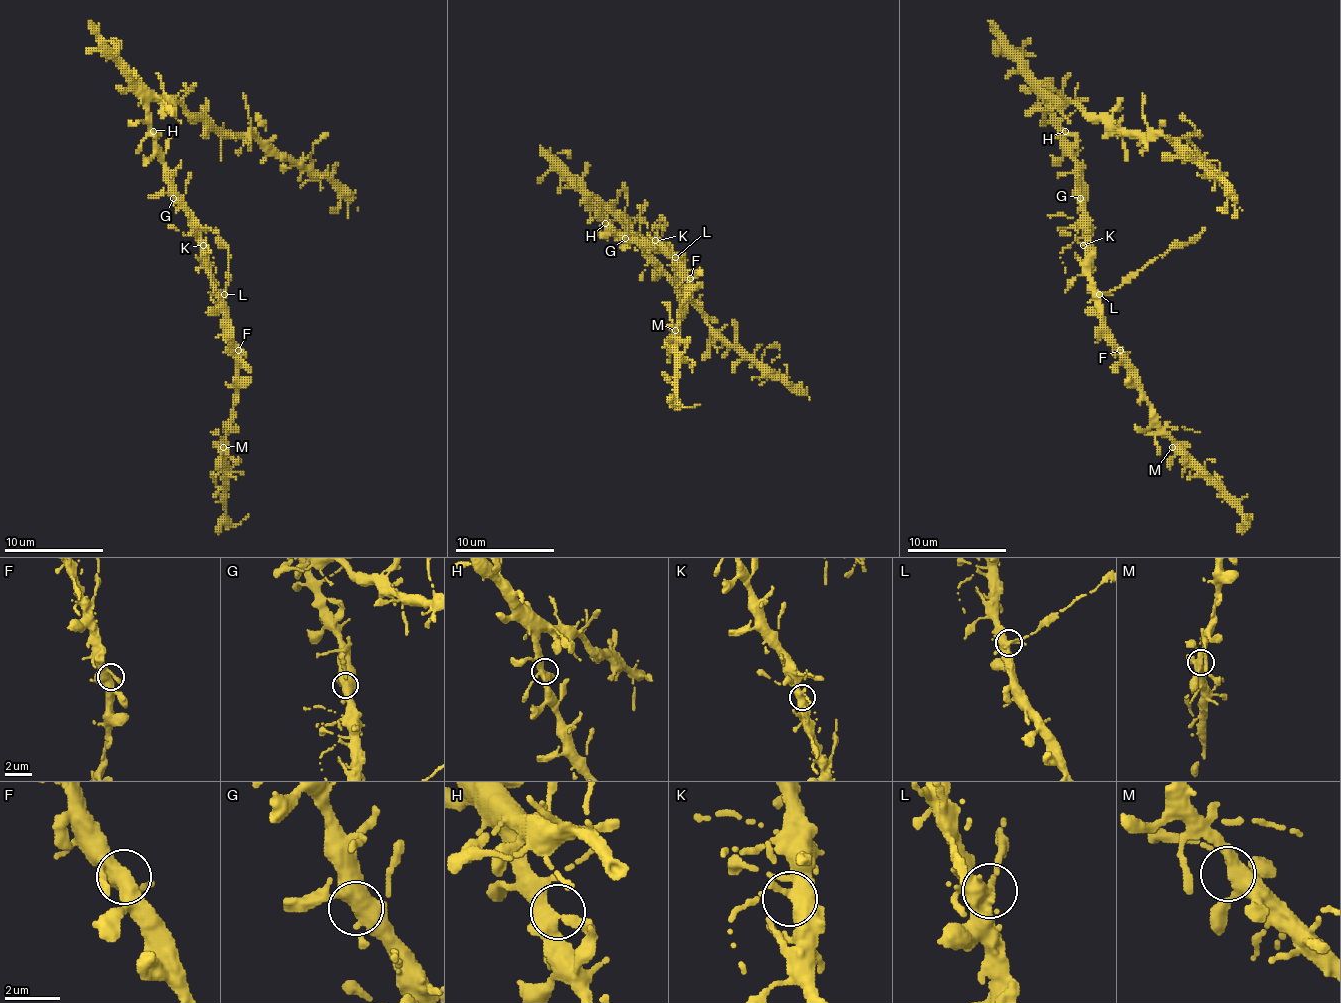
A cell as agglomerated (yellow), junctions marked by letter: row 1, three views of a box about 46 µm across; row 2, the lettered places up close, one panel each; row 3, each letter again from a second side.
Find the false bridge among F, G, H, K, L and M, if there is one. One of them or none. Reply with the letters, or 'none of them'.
none of them

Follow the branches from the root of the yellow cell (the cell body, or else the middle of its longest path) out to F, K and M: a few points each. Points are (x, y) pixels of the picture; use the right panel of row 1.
F: (1083, 193), (1085, 273), (1098, 300), (1098, 310), (1103, 315), (1105, 335), (1120, 350)
K: (1083, 193), (1083, 245)
M: (1083, 193), (1085, 273), (1103, 315), (1105, 340), (1120, 355), (1127, 380), (1150, 407), (1150, 420), (1172, 447)

